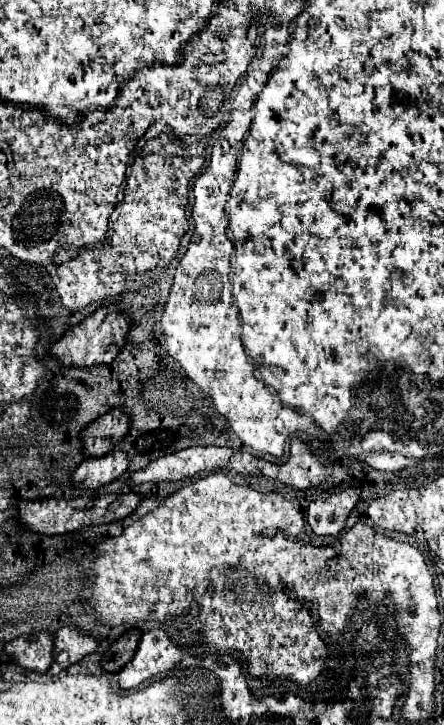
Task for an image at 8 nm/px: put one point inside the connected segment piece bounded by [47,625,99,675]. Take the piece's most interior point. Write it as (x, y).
(71, 645)

